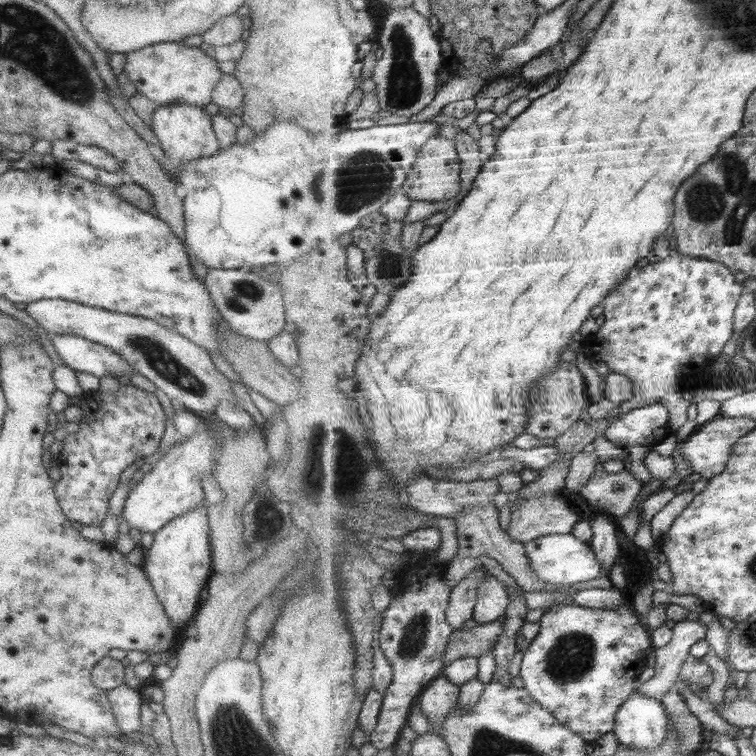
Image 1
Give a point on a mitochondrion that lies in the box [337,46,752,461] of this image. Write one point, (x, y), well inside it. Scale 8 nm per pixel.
(701, 203)

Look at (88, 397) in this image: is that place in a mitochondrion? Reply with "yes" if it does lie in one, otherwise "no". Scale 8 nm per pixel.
no

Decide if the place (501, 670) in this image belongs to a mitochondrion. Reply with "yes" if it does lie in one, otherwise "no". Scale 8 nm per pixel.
no

